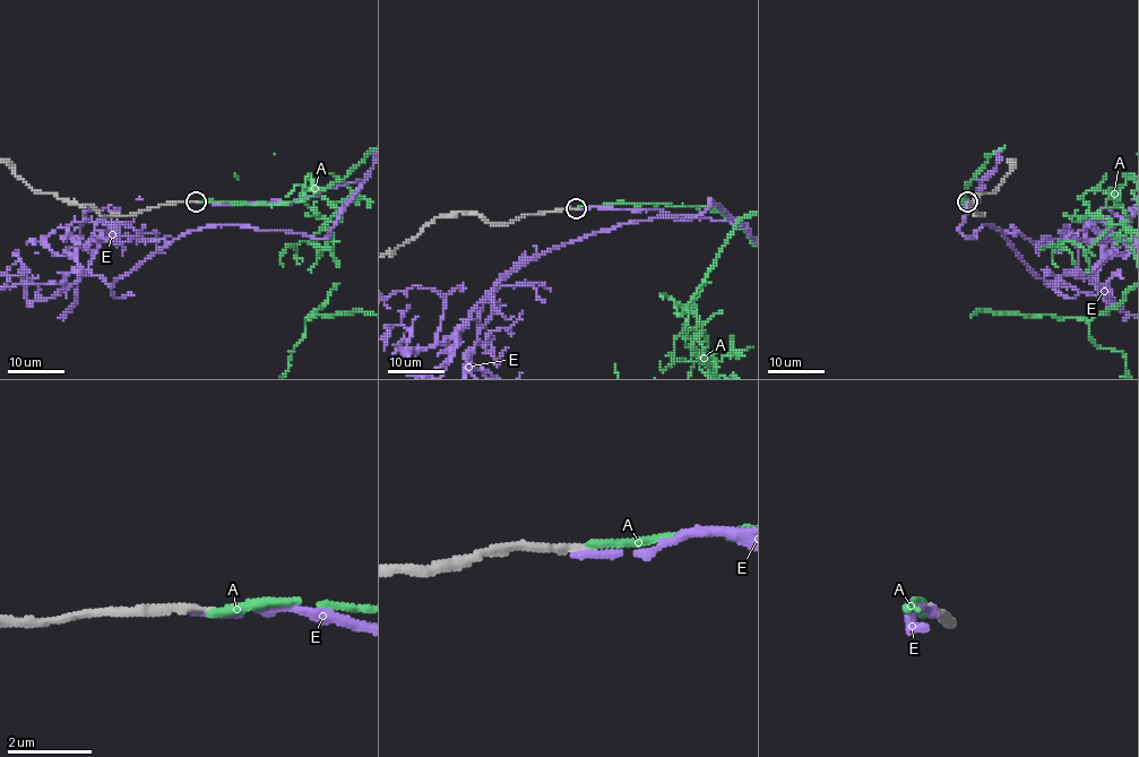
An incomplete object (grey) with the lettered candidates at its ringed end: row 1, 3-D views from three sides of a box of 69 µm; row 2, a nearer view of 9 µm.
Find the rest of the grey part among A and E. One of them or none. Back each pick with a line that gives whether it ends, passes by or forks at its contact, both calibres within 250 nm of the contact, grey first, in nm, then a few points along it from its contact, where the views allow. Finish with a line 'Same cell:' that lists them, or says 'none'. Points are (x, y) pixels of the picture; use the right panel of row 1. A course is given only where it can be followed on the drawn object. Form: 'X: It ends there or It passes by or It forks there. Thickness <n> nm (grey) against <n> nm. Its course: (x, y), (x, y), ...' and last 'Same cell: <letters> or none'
E: It ends there. Thickness 220 nm (grey) against 190 nm
Same cell: E

